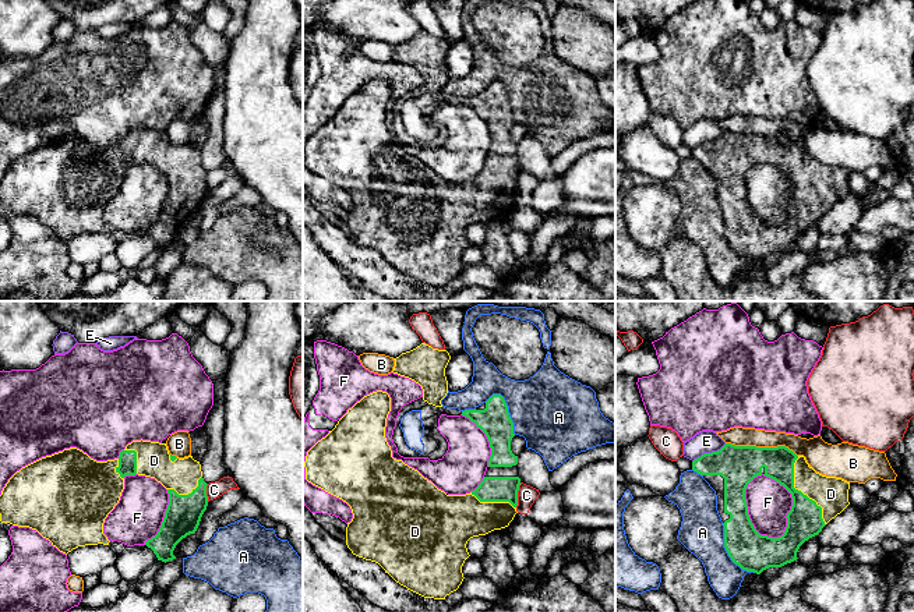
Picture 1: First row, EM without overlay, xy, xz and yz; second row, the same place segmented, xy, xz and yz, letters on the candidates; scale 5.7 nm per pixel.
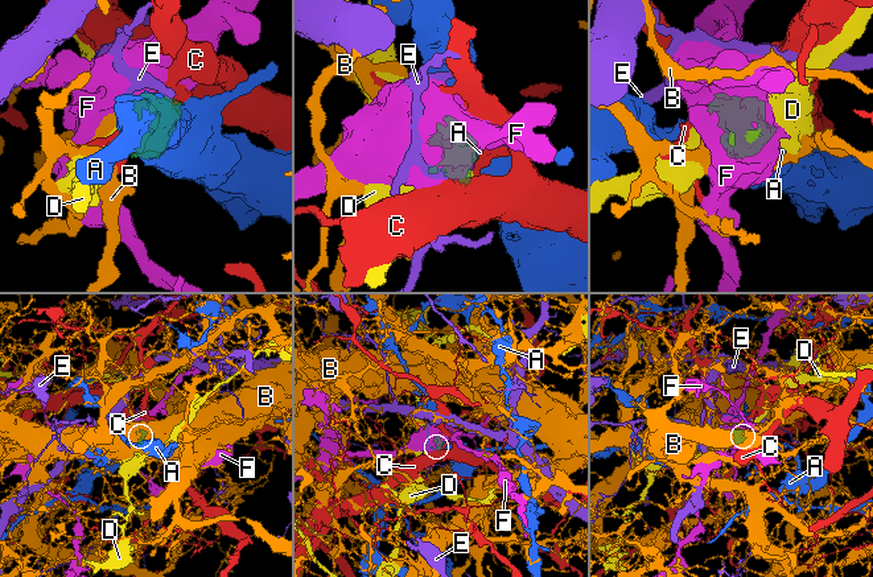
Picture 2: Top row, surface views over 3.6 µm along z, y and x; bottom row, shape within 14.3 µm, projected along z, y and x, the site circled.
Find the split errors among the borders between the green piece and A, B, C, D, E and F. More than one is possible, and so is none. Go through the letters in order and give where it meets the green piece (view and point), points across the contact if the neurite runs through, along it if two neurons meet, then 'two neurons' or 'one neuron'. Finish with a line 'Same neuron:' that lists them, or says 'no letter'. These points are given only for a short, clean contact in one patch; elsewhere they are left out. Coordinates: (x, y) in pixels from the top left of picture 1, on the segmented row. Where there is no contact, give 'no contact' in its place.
A: meets green in yz at (727, 552); two neurons
B: meets green in yz at (762, 448); two neurons
C: meets green in xz at (517, 495); two neurons
D: meets green in yz at (800, 491); one neuron
E: meets green in yz at (709, 453); border along yz (726, 444), (716, 450), (703, 452), (692, 462); two neurons
F: meets green in yz at (747, 513); two neurons
Same neuron: D

